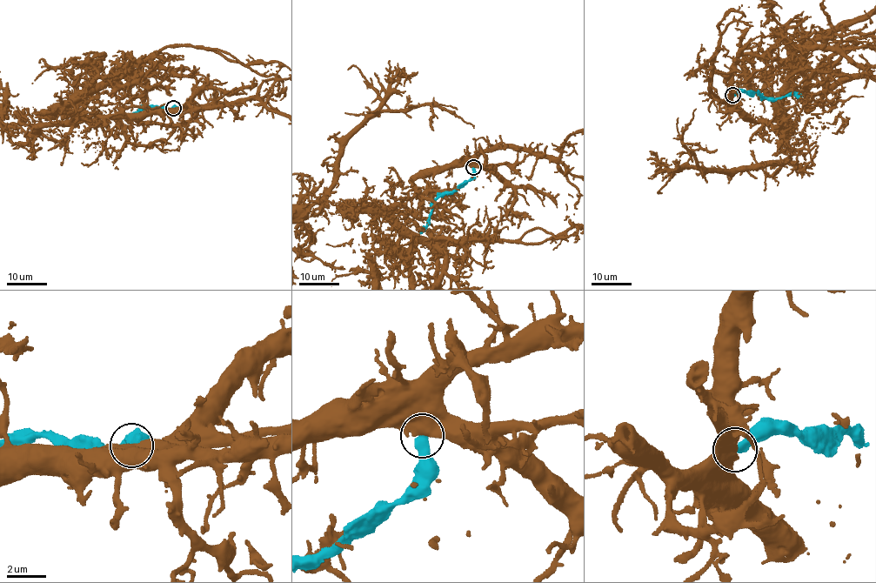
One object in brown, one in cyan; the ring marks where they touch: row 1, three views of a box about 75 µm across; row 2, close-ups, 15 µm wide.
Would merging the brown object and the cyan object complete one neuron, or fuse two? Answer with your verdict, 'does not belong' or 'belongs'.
does not belong

